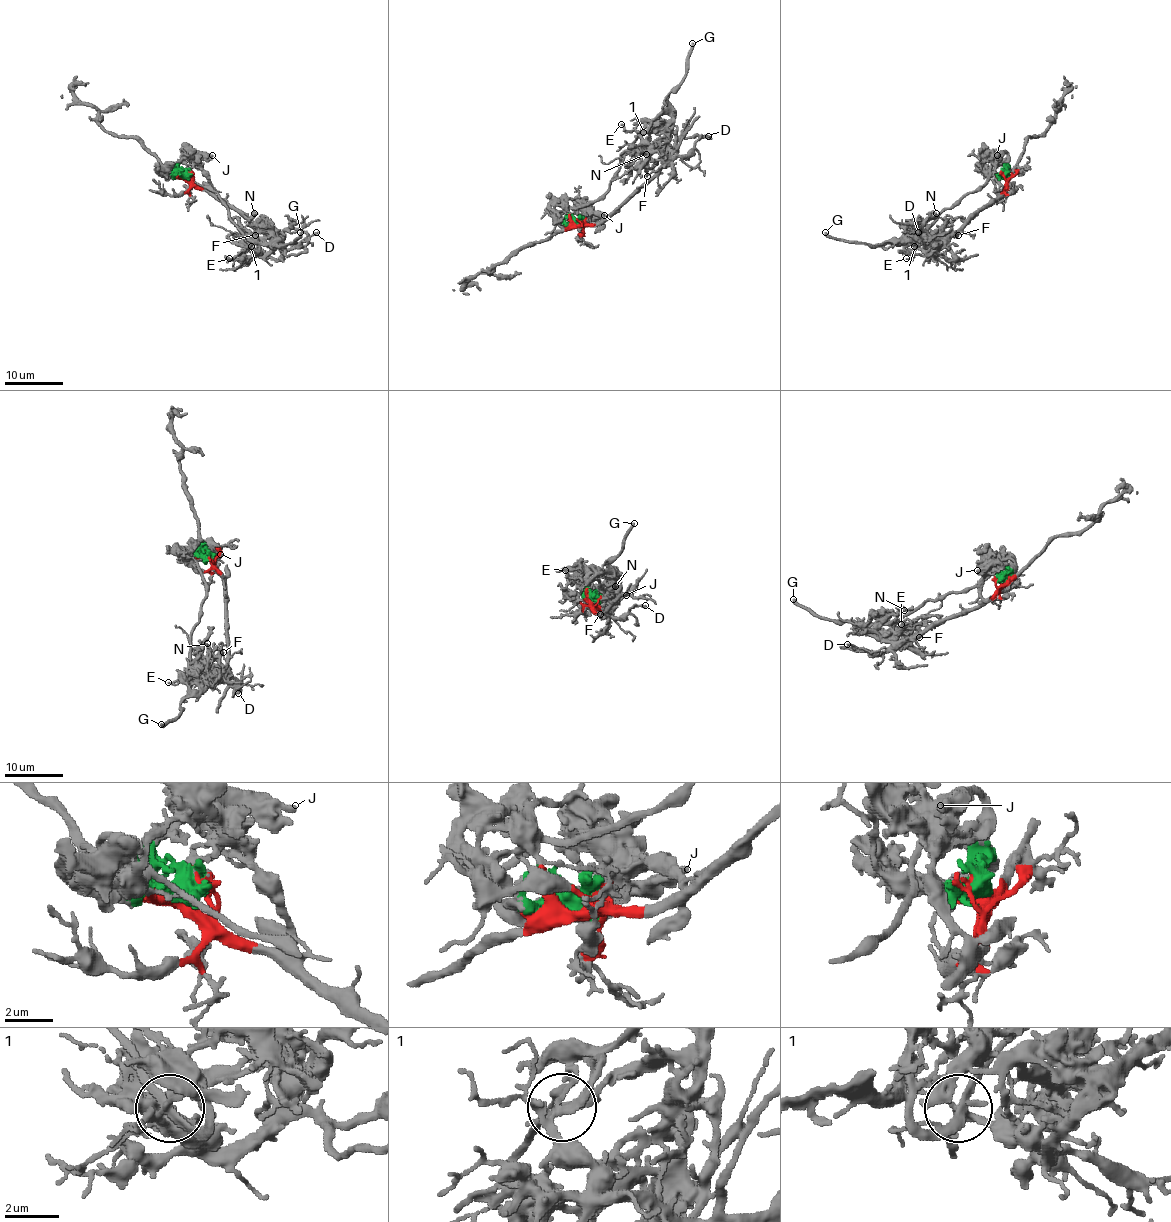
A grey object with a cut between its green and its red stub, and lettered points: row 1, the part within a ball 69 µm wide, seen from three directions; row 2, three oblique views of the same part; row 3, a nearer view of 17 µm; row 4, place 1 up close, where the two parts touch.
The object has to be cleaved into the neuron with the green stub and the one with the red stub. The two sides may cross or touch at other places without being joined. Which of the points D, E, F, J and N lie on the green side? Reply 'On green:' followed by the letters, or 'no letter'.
On green: J, N

